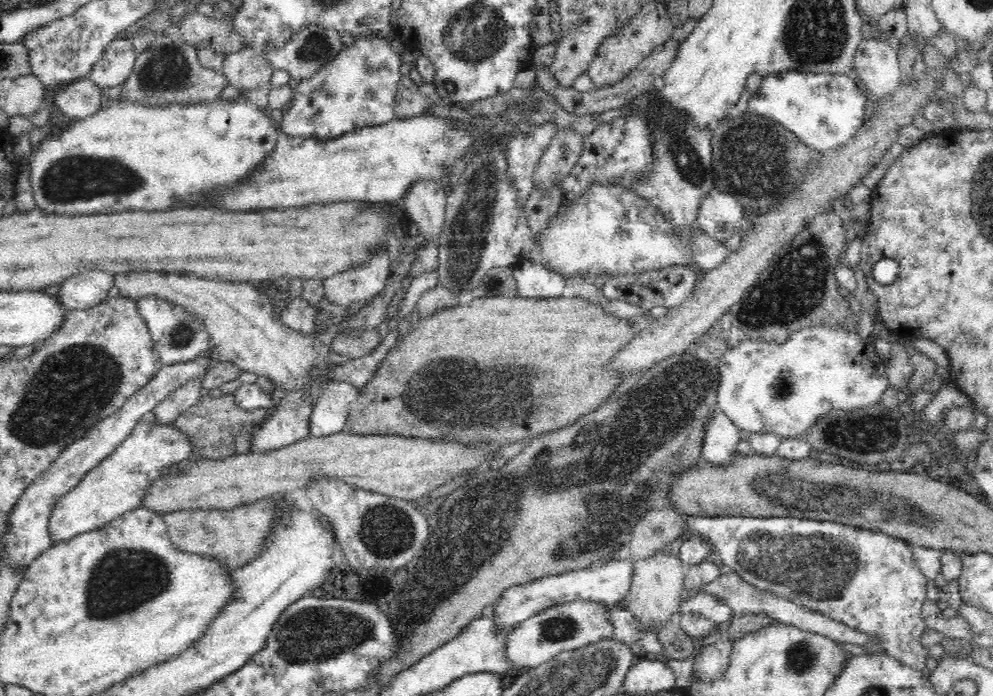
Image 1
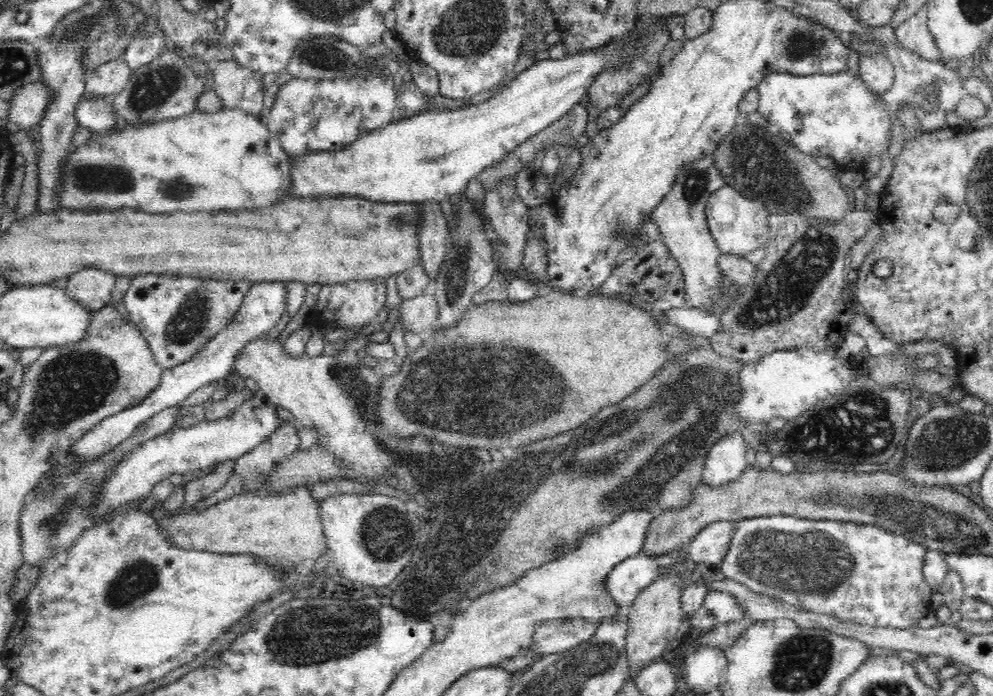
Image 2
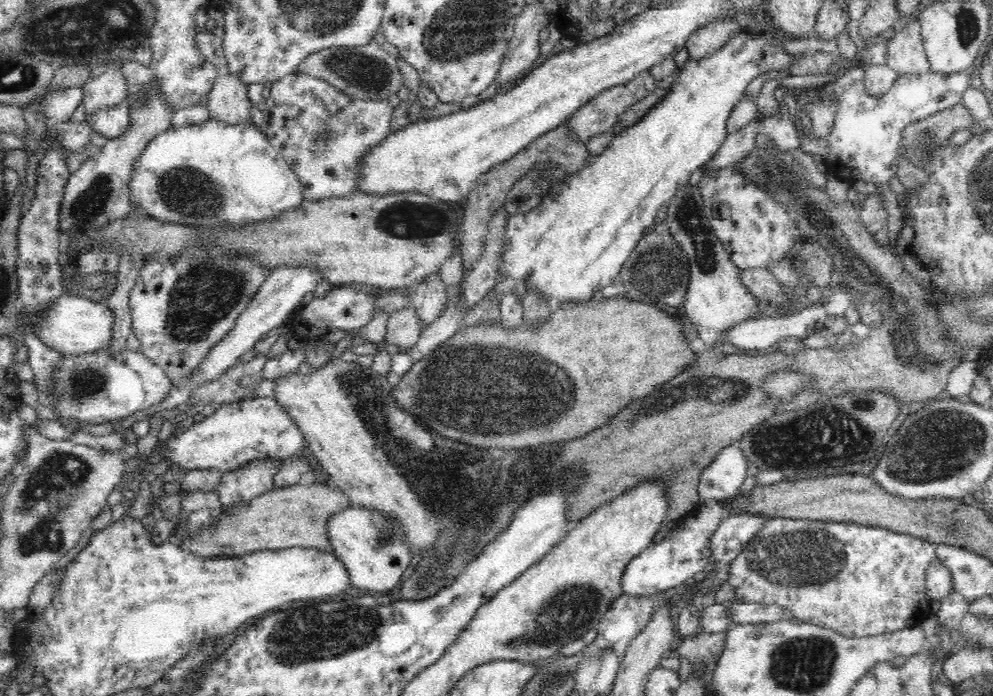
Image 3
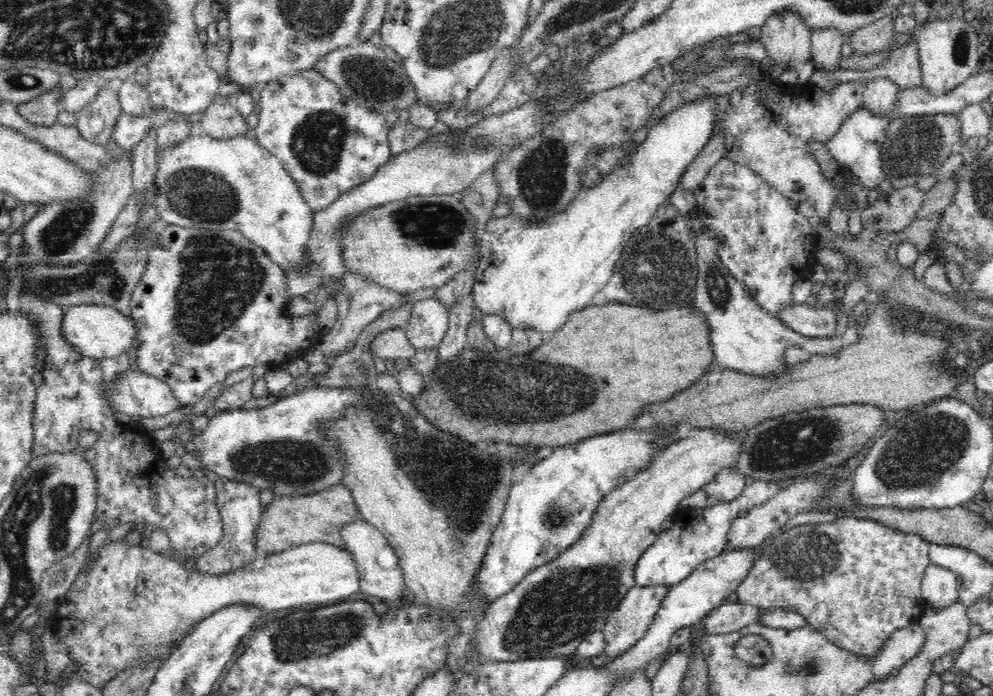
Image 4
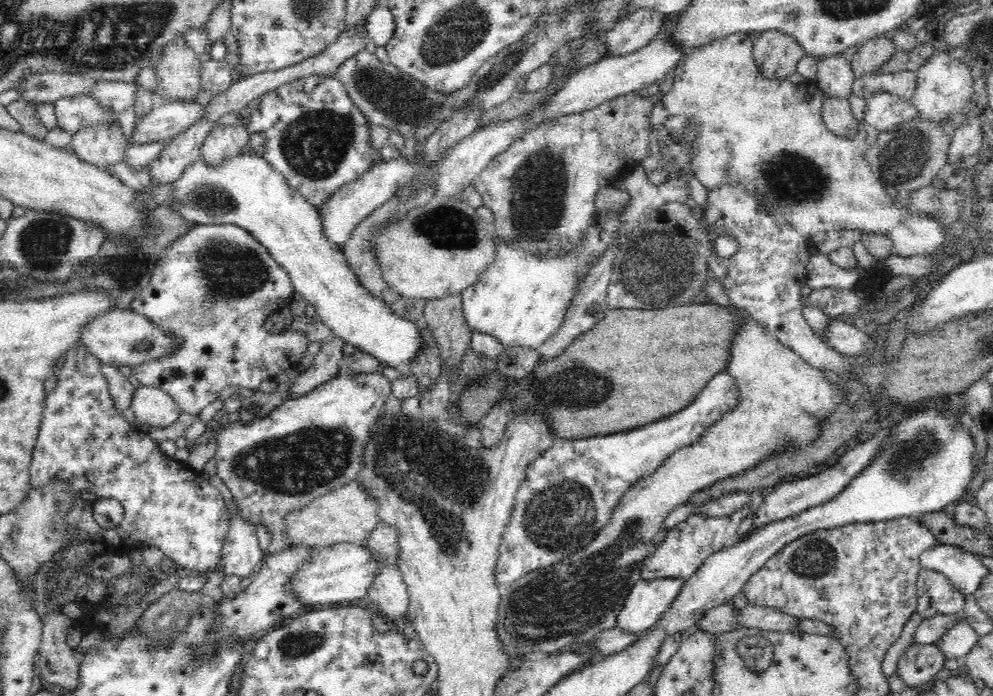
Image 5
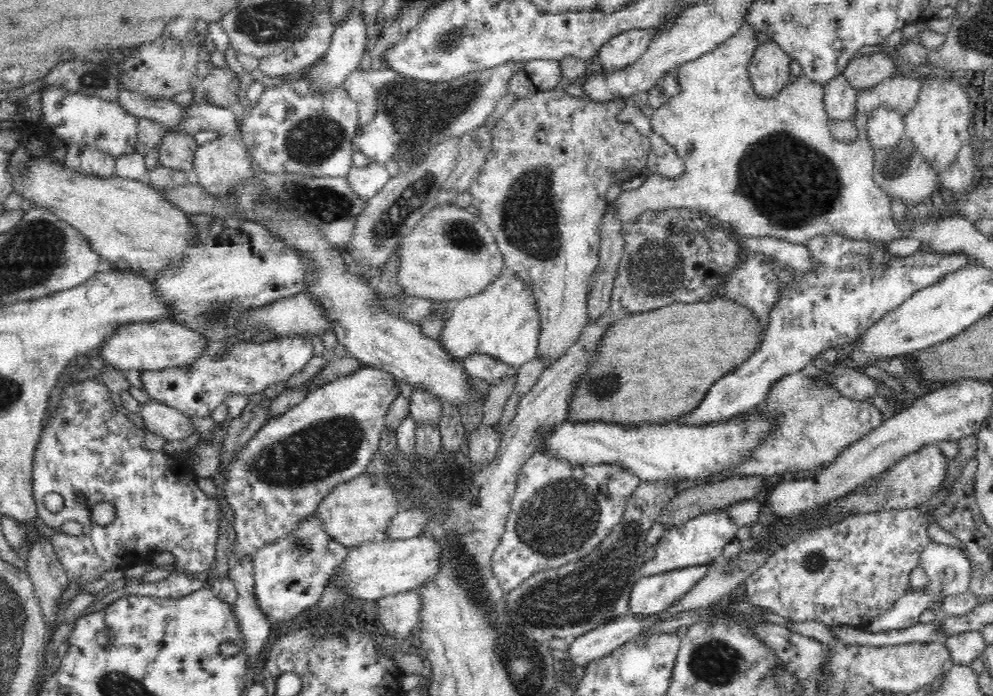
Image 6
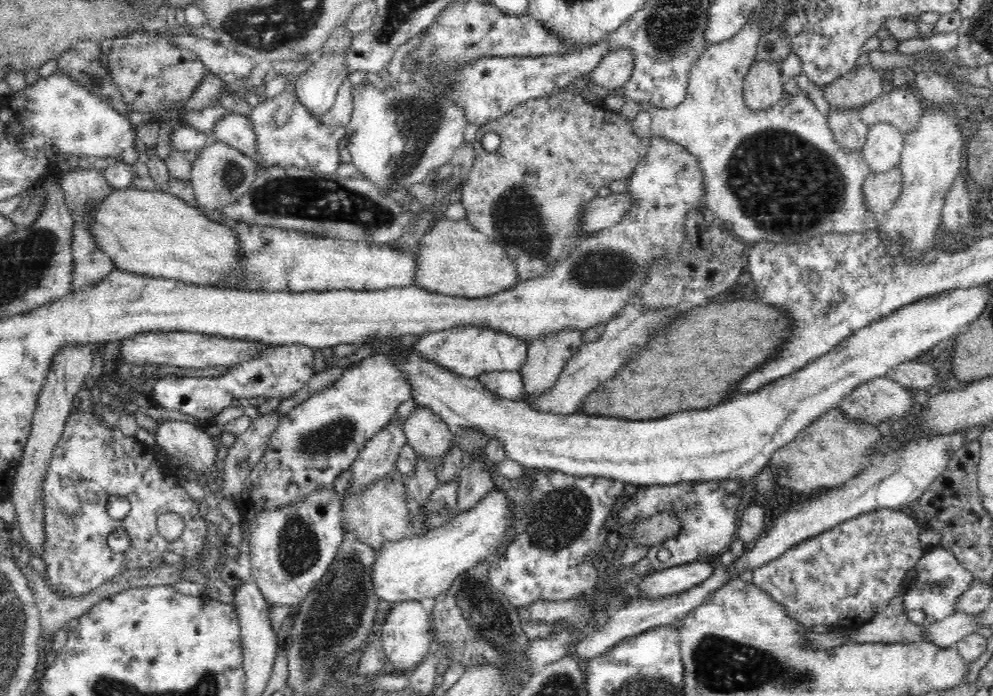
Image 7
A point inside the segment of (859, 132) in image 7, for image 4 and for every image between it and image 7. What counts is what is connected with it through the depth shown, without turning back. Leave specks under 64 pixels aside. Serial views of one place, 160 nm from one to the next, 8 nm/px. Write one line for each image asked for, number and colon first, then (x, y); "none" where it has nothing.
4: (826, 42)
5: (835, 76)
6: (839, 95)

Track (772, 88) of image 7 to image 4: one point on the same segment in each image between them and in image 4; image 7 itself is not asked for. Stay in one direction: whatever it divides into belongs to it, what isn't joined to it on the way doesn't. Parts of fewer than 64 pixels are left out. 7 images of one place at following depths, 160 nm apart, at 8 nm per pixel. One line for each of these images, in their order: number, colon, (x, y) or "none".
4: (786, 37)
5: (777, 53)
6: (769, 67)

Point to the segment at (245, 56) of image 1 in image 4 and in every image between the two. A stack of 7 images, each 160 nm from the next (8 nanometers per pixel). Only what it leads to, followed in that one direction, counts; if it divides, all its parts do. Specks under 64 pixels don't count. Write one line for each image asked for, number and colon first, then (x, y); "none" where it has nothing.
2: (239, 86)
3: (228, 100)
4: (222, 118)

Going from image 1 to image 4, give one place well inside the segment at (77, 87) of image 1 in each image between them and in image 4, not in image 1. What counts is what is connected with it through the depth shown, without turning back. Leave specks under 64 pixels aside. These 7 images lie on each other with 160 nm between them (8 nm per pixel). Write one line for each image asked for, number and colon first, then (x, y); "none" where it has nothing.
2: (96, 114)
3: (111, 121)
4: (128, 131)

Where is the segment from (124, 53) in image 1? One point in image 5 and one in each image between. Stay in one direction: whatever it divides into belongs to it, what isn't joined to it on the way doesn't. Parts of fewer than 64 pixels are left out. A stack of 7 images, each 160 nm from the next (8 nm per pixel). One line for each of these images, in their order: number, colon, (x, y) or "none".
2: (109, 78)
3: (109, 88)
4: (96, 120)
5: (104, 143)

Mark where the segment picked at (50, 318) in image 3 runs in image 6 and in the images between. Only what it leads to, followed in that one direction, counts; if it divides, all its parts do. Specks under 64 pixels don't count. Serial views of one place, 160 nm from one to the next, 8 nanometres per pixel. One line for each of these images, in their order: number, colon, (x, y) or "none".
4: (94, 330)
5: (123, 338)
6: (159, 344)

